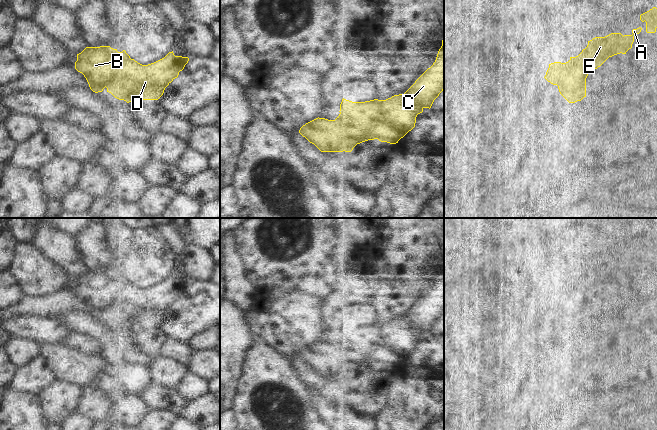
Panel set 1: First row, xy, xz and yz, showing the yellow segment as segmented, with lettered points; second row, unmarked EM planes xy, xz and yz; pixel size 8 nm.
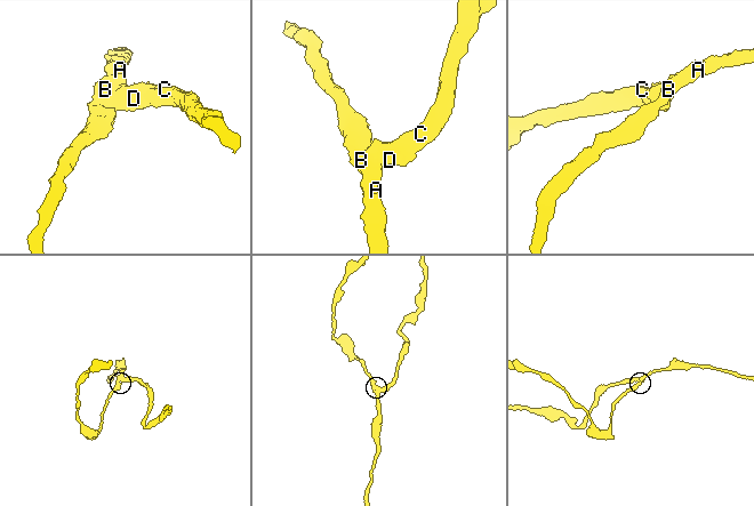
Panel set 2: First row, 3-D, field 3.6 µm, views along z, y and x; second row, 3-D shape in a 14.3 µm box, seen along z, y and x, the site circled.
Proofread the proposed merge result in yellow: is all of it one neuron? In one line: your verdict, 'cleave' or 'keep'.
cleave

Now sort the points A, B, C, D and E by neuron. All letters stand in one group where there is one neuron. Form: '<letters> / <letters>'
A B E / C D

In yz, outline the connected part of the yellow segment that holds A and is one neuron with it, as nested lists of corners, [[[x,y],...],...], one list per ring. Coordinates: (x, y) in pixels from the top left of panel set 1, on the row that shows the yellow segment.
[[[642,28],[632,30],[632,35],[611,33],[605,37],[595,37],[588,41],[588,45],[576,57],[570,57],[570,61],[583,66],[586,70],[594,71],[600,67],[609,57],[617,54],[626,54],[632,48],[634,36],[641,32]]]

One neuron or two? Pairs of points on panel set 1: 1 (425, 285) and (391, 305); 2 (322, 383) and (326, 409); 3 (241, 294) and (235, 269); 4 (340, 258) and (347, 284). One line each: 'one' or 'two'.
1: one
2: two
3: one
4: two

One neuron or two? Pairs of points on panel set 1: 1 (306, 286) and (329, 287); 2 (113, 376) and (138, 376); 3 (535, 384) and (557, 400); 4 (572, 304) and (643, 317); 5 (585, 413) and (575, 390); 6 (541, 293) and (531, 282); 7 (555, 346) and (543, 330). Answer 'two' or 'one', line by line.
1: one
2: one
3: two
4: one
5: two
6: one
7: two

